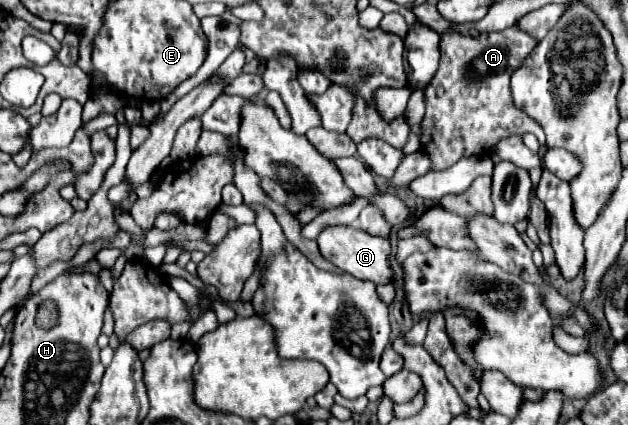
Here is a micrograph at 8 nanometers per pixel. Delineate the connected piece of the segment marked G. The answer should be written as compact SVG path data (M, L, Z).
M327 227L317 237L317 245L321 255L343 269L345 273L353 275L361 281L371 281L375 285L393 283L393 269L391 269L391 243L383 237L373 237L365 231L355 231L351 227Z

